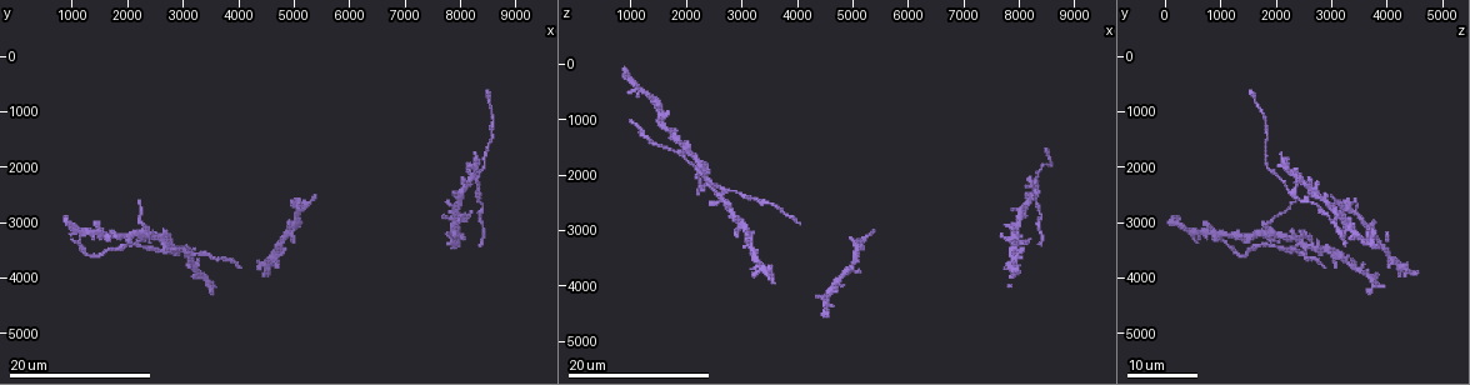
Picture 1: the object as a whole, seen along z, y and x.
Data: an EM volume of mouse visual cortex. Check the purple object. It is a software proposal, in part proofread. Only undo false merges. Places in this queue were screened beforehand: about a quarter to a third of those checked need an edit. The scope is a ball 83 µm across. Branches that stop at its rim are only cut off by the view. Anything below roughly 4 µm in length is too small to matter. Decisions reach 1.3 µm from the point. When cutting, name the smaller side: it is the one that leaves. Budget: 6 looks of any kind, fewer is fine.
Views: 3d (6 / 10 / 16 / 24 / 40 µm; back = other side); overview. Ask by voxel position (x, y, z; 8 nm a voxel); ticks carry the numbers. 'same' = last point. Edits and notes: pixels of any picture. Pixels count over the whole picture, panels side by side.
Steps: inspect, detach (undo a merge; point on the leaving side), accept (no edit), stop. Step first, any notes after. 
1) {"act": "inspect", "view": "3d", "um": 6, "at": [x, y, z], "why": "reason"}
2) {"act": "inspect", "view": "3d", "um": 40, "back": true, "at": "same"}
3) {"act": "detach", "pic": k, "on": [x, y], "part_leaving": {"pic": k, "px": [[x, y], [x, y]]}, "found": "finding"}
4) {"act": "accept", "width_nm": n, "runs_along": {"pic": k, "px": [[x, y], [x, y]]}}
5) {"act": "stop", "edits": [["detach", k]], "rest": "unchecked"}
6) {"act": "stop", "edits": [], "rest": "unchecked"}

{"act": "inspect", "view": "3d", "um": 16, "at": [8350, 2500, 2250], "why": "two arms in line, one across"}

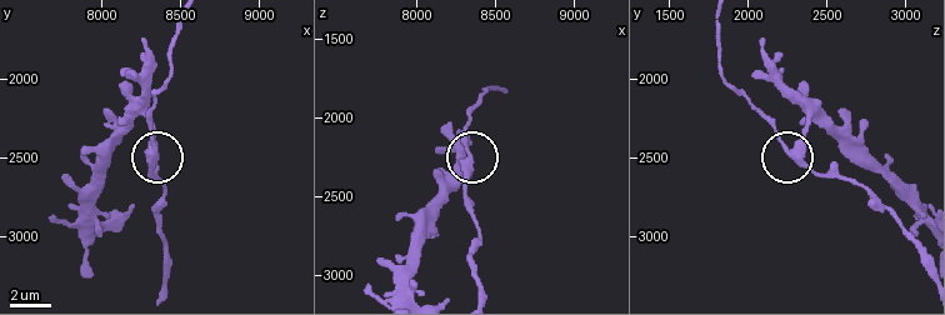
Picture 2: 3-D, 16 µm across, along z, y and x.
{"act": "inspect", "view": "3d", "um": 10, "at": [8340, 2440, 2240]}

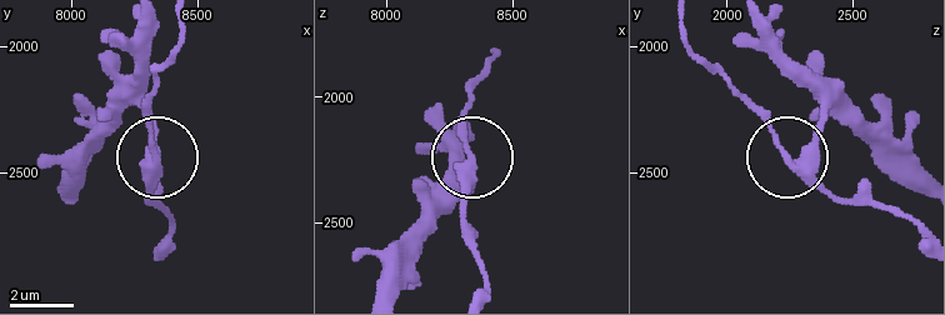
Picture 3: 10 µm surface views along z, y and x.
{"act": "detach", "pic": 3, "on": [461, 208], "side_arm_um": 12, "part_leaving": {"pic": 3, "px": [[471, 175], [464, 113], [495, 49]]}, "found": "a second neuron is stuck on"}

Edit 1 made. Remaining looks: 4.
{"act": "inspect", "view": "overview", "why": "redraw"}

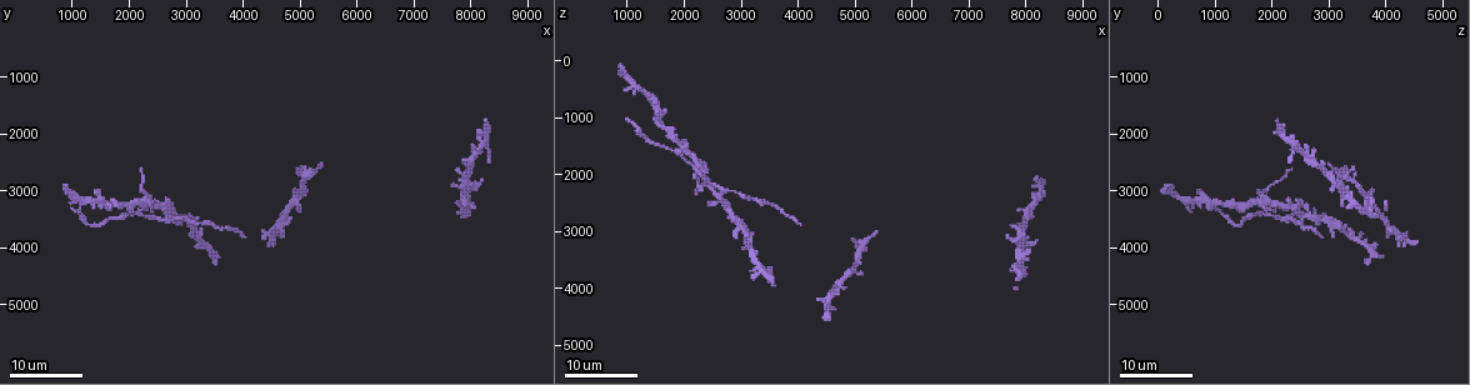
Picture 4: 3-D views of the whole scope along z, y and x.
{"act": "inspect", "view": "3d", "um": 16, "at": [2250, 3050, 1800]}

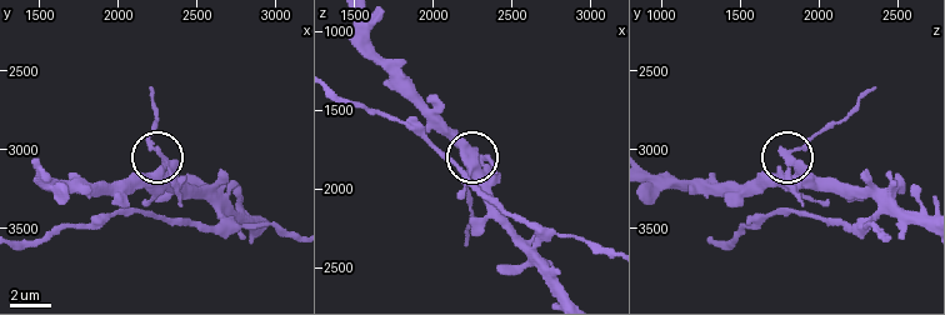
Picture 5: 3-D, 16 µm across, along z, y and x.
{"act": "inspect", "view": "3d", "um": 10, "at": "same"}

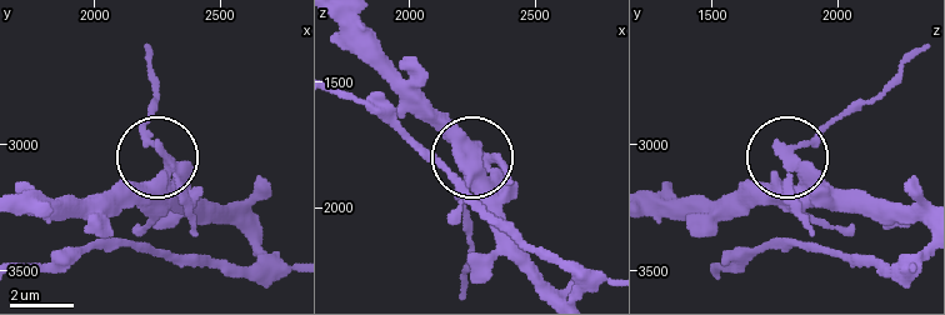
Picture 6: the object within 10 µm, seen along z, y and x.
{"act": "detach", "pic": 6, "on": [145, 130], "part_leaving": {"pic": 6, "px": [[168, 161], [151, 138], [145, 46]]}, "found": "two neurons meet here"}

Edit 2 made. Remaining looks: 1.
{"act": "stop", "edits": [["detach", 3], ["detach", 6]], "rest": "unchecked"}

